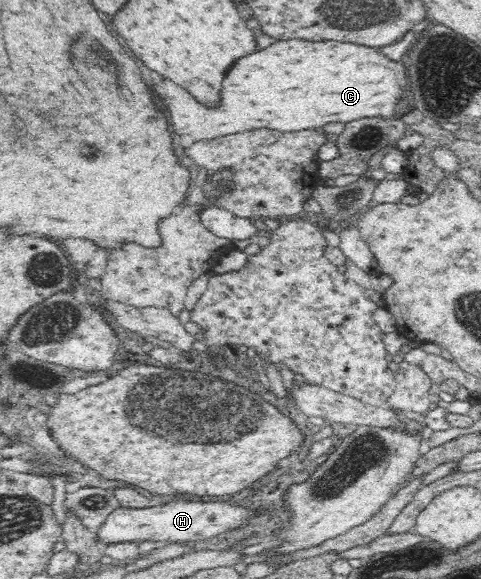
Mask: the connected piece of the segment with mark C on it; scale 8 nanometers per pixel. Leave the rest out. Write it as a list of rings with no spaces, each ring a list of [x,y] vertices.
[[[304,39],[276,41],[266,49],[244,55],[230,67],[222,83],[222,99],[216,109],[198,103],[188,91],[178,87],[168,79],[154,81],[150,89],[162,99],[168,109],[170,123],[178,135],[190,135],[196,141],[210,140],[232,133],[244,133],[258,127],[270,127],[278,131],[302,131],[322,127],[326,123],[348,123],[362,117],[390,118],[396,111],[400,97],[408,96],[408,77],[406,67],[398,61],[390,61],[375,47],[360,47],[350,42],[310,43]]]

